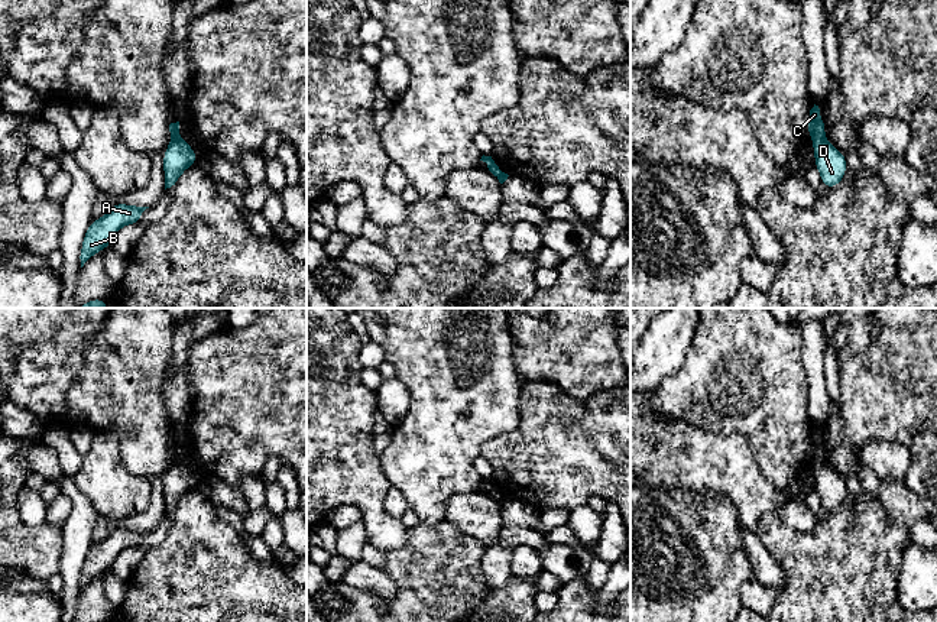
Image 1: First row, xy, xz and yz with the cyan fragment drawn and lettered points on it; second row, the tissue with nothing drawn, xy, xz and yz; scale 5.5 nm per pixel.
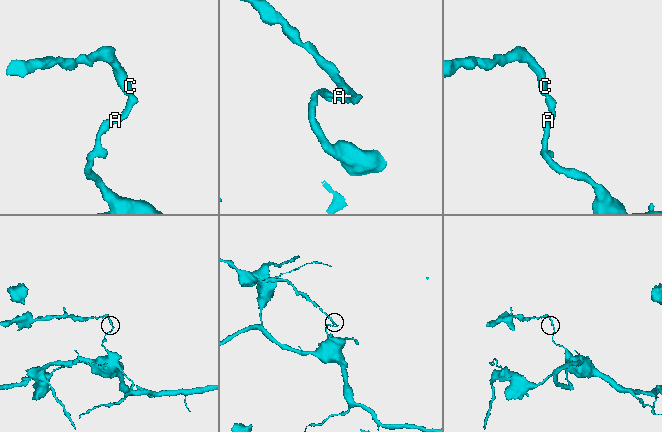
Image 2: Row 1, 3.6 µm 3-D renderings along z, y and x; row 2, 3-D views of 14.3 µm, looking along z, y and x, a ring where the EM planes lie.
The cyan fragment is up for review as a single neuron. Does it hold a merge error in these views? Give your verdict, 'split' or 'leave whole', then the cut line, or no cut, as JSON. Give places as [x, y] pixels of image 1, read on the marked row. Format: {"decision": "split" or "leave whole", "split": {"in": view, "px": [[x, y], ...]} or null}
{"decision": "split", "split": {"in": "yz", "px": [[823, 139], [814, 143]]}}

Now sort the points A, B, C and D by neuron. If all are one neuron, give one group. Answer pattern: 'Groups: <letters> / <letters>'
Groups: A B D / C

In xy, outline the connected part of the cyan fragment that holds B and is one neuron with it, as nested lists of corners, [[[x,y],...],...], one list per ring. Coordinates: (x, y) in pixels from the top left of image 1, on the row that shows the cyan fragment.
[[[114,204],[103,218],[91,221],[81,247],[81,268],[93,255],[111,243],[120,227],[139,223],[146,208],[149,207]]]

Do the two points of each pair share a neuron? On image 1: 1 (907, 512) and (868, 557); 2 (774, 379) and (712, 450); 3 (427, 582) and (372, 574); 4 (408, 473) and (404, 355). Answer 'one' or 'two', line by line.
1: two
2: two
3: two
4: one

